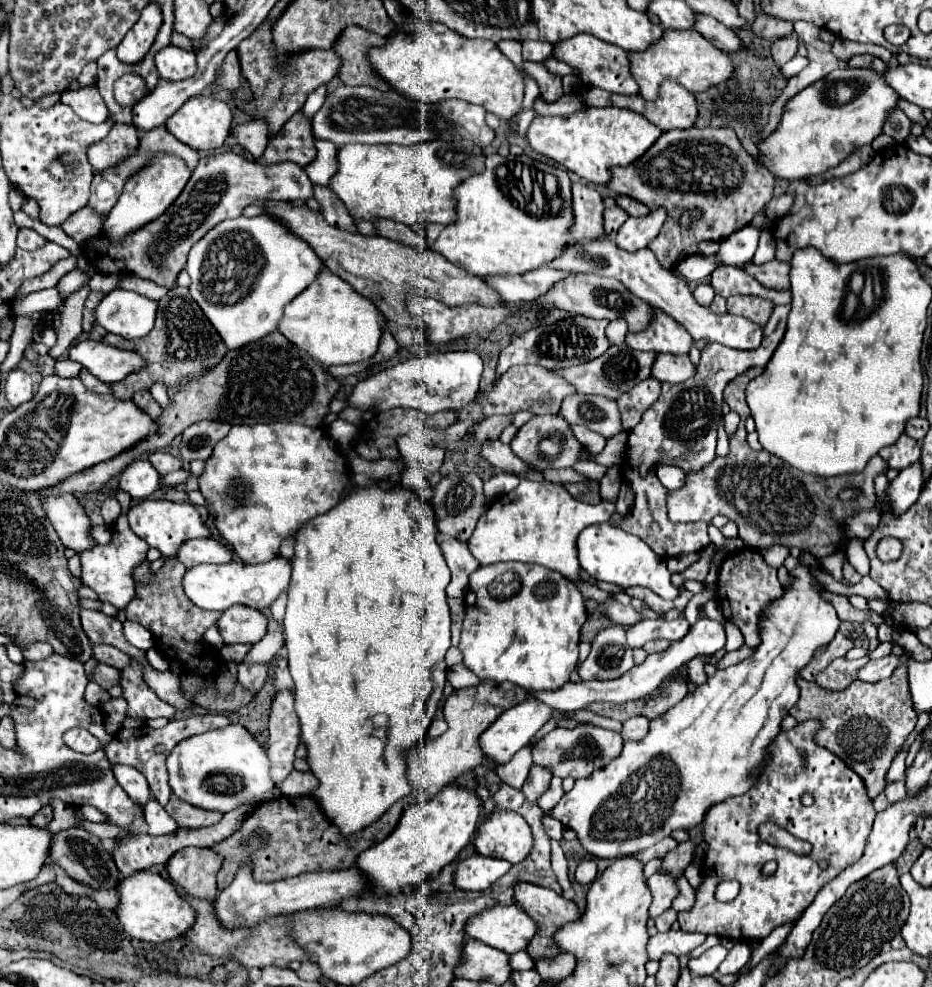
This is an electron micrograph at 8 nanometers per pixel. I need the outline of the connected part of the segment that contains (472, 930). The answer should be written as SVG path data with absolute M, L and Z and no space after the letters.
M516 905L486 907L466 921L466 935L488 943L504 953L522 951L538 925Z

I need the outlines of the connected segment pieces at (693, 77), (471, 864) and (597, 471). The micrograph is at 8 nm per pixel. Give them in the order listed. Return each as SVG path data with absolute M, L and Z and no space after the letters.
M664 29L662 37L652 43L644 51L630 51L628 53L628 63L634 79L640 87L640 94L644 99L654 99L660 83L664 79L670 79L680 83L692 93L704 91L712 85L718 85L726 81L732 73L732 63L726 53L722 53L718 47L708 43L704 37L698 35L694 29Z
M472 855L456 861L454 885L462 891L486 891L496 879L500 879L512 865L504 859Z
M592 459L586 461L586 463L584 463L584 461L578 461L578 463L574 465L574 469L576 469L578 473L586 475L588 479L596 479L596 481L600 481L600 479L606 475L606 471L608 471L604 465L598 465L598 463L592 461Z

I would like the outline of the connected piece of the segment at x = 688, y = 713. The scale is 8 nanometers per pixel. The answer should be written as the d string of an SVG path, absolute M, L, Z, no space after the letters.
M804 553L802 567L790 571L796 581L784 591L782 599L772 601L764 609L760 627L762 643L754 649L754 655L728 669L718 669L704 685L698 685L694 693L688 693L676 707L670 707L664 715L650 721L650 731L642 741L626 741L622 753L606 767L594 771L590 777L576 779L572 791L564 793L564 799L548 811L564 827L570 827L582 847L602 859L628 857L642 849L648 849L668 837L676 829L692 829L702 823L710 805L746 793L754 783L760 767L766 759L768 743L780 733L780 721L798 701L796 677L798 671L812 659L820 645L828 645L840 625L834 607L818 597L818 587L808 565L816 565L812 553Z

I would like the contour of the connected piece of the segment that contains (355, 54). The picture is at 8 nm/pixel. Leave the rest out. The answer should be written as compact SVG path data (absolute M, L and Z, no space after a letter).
M348 25L340 37L334 41L334 53L340 59L340 71L338 77L344 81L344 85L378 85L380 91L390 89L384 81L380 81L366 63L366 47L382 45L386 39L360 27L360 25Z

